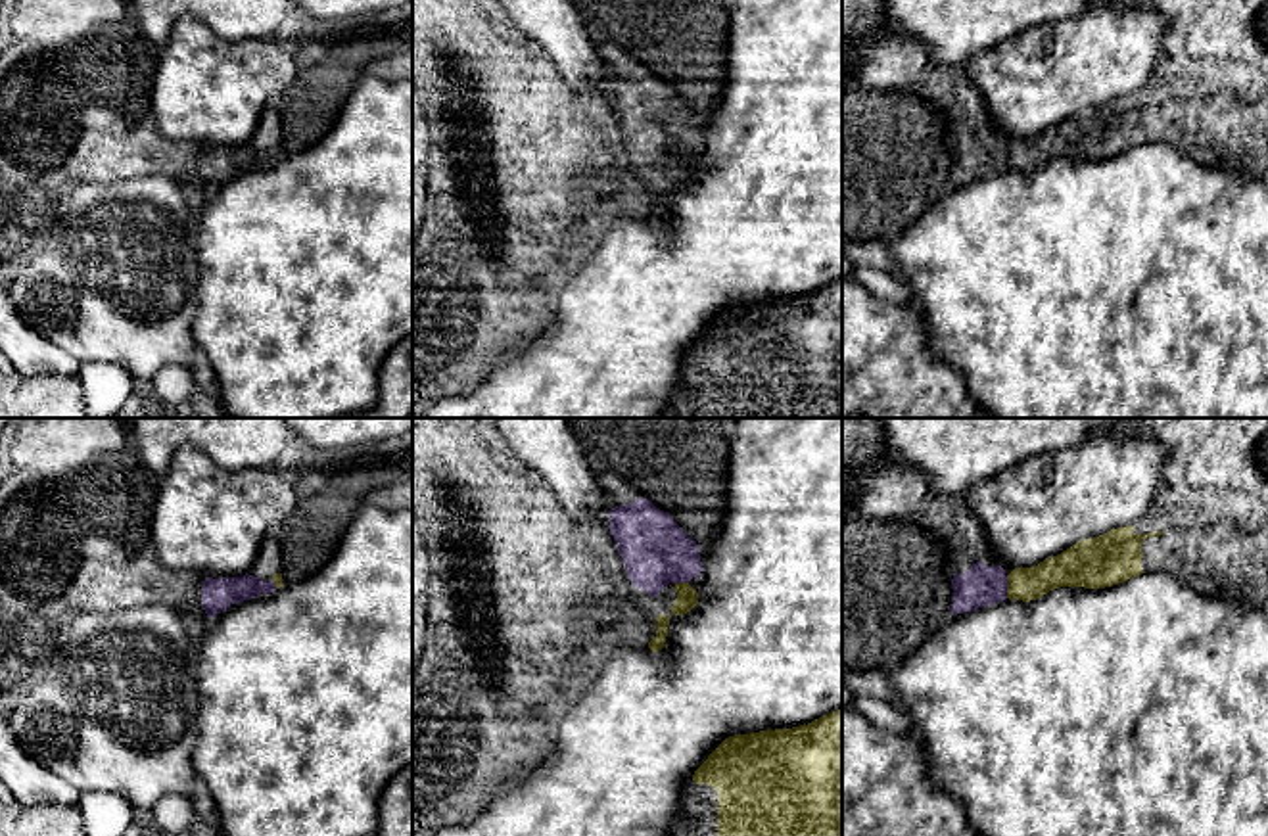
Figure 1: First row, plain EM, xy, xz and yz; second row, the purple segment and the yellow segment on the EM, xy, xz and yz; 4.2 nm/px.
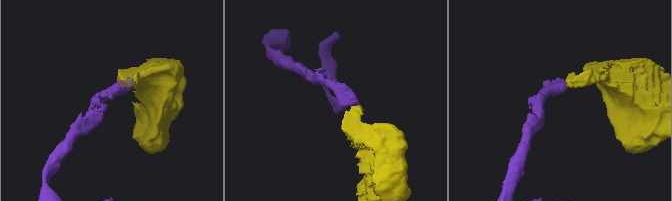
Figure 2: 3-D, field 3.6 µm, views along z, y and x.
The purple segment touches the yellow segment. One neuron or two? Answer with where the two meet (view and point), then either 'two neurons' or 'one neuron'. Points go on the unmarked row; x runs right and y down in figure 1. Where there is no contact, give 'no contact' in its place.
contact yz (1006, 158); one neuron

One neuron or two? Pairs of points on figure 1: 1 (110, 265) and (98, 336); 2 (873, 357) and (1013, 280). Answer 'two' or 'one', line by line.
1: one
2: two

